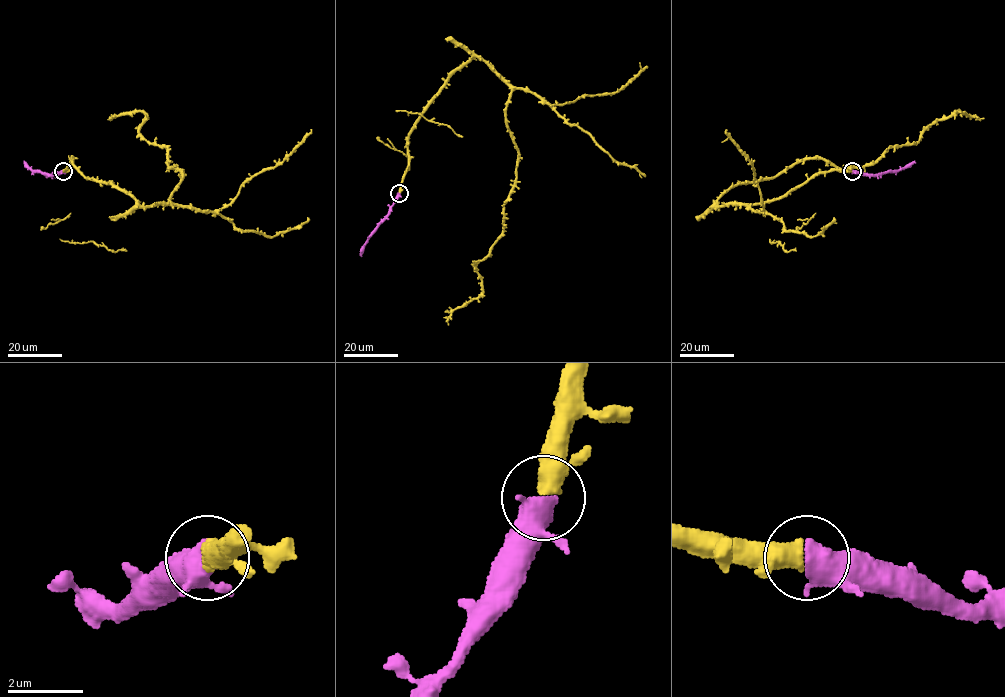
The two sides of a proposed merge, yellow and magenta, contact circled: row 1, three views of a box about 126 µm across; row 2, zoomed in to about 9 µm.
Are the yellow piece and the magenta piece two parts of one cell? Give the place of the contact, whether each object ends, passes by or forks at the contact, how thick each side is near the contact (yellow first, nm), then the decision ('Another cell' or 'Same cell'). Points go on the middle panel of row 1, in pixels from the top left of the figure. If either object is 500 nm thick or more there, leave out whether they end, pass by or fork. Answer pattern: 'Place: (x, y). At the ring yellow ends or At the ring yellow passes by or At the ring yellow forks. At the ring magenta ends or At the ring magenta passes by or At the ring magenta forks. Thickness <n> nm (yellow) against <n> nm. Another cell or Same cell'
Place: (399, 193). Thickness 550 nm (yellow) against 650 nm. Same cell

